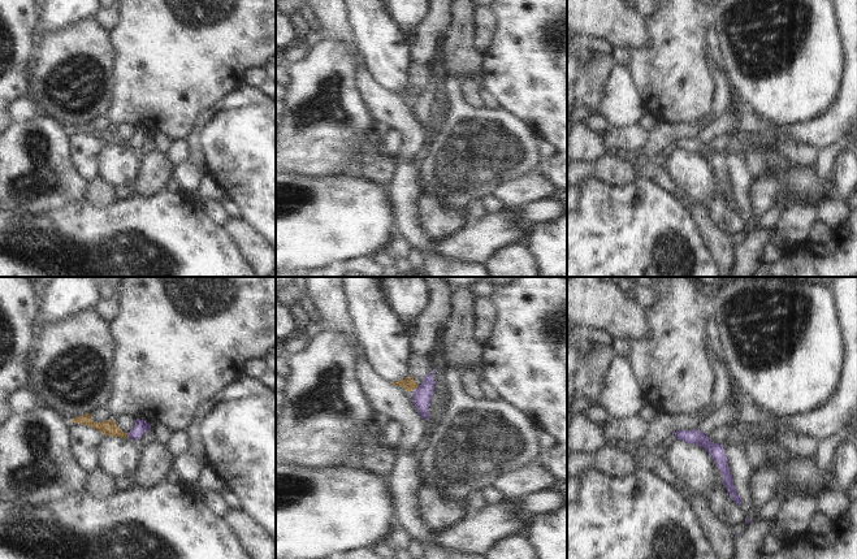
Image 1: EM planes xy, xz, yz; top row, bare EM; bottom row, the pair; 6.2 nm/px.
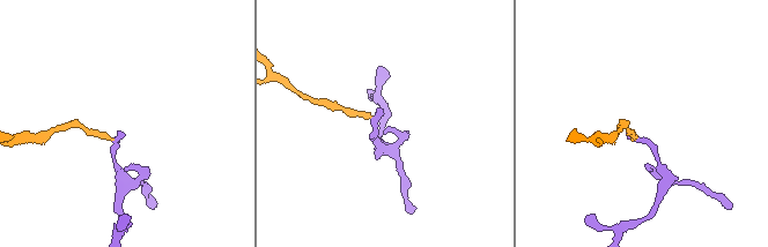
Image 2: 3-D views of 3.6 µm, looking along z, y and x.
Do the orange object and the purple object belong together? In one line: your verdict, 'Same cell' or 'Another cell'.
Another cell

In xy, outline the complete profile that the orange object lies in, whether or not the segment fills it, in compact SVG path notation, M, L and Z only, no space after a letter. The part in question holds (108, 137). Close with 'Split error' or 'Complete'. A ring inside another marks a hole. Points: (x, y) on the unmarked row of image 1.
M86 122L83 125L78 125L75 127L73 127L70 131L78 131L78 133L83 133L87 135L91 135L96 139L99 139L100 142L103 142L104 144L111 144L111 146L120 146L120 147L125 147L127 148L133 155L135 156L140 156L138 153L137 150L134 150L133 147L130 147L127 144L127 142L122 140L113 129L107 129L103 131L96 131L94 129L90 127L90 122Z. Split error

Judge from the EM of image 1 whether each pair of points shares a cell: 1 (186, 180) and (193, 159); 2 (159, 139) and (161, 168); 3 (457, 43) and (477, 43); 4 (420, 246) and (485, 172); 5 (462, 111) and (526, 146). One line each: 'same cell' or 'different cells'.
1: same cell
2: different cells
3: different cells
4: different cells
5: same cell

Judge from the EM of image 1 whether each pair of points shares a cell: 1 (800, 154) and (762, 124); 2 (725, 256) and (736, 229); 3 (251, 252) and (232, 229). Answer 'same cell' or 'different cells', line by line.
1: same cell
2: different cells
3: same cell

